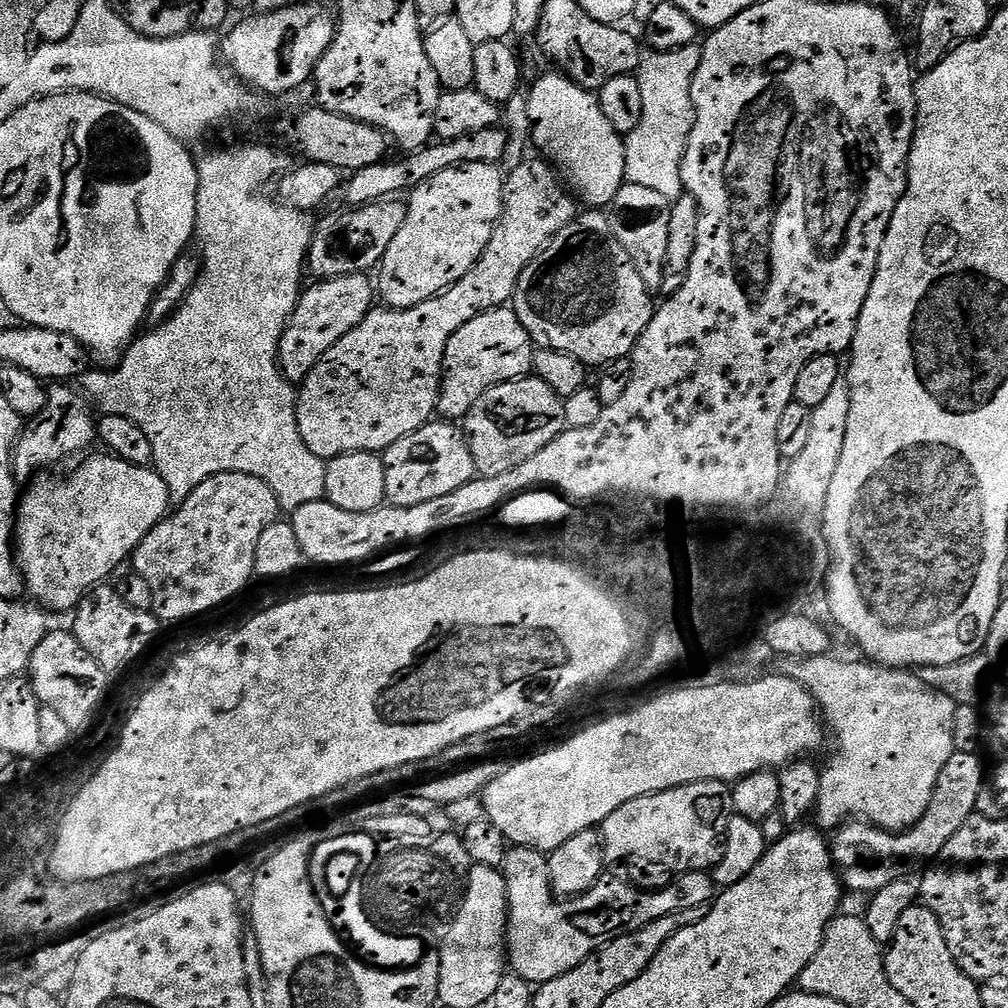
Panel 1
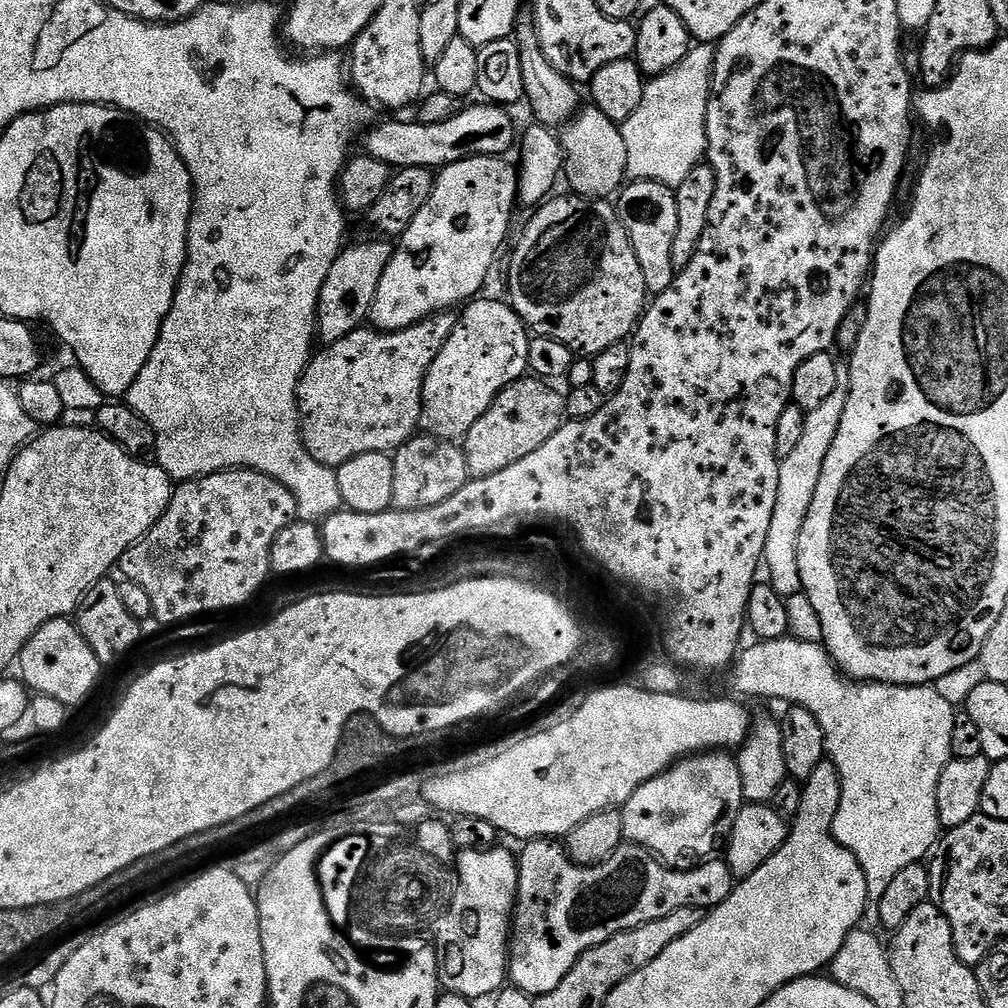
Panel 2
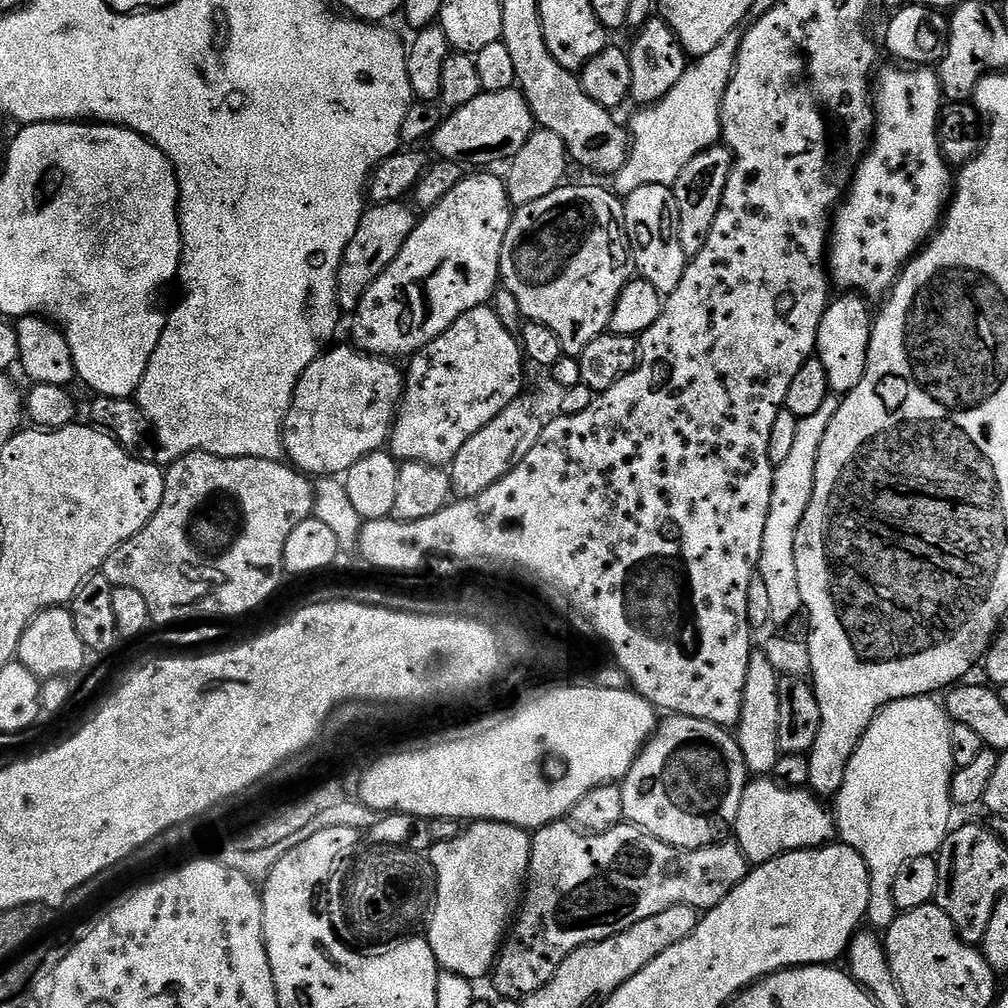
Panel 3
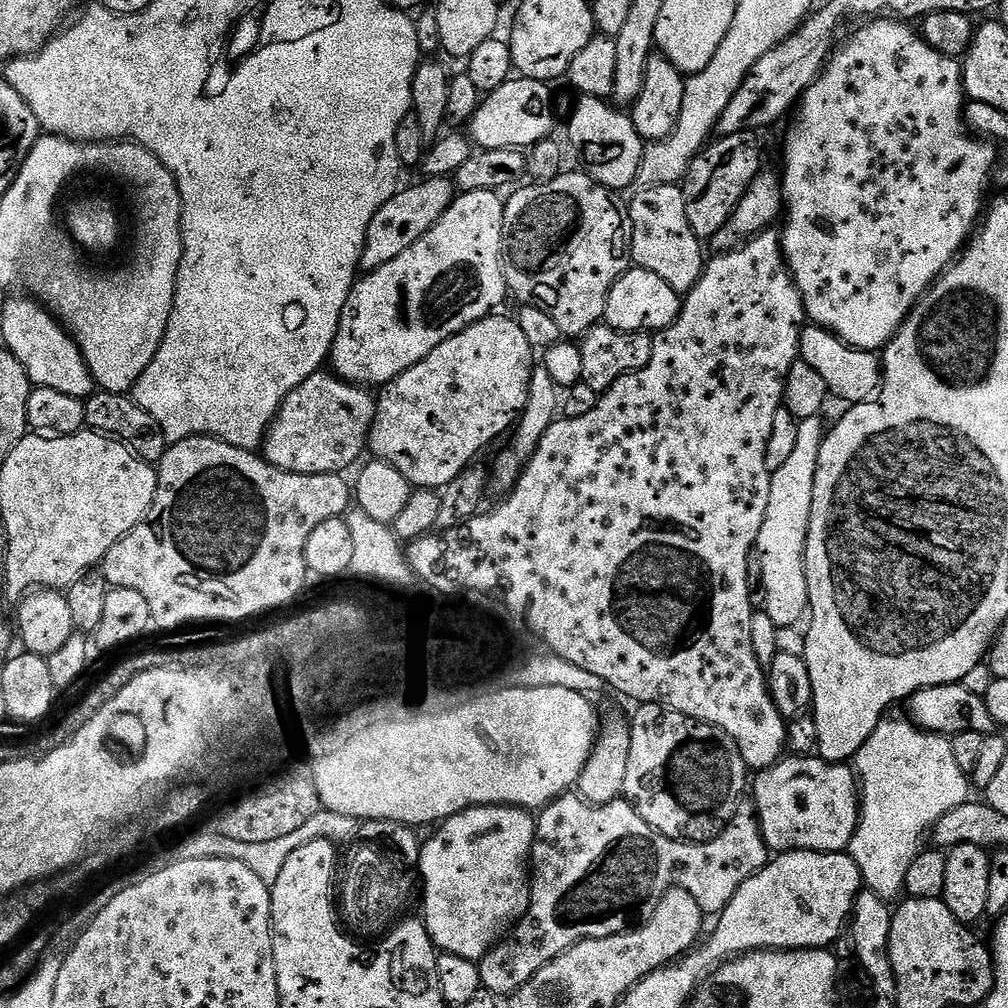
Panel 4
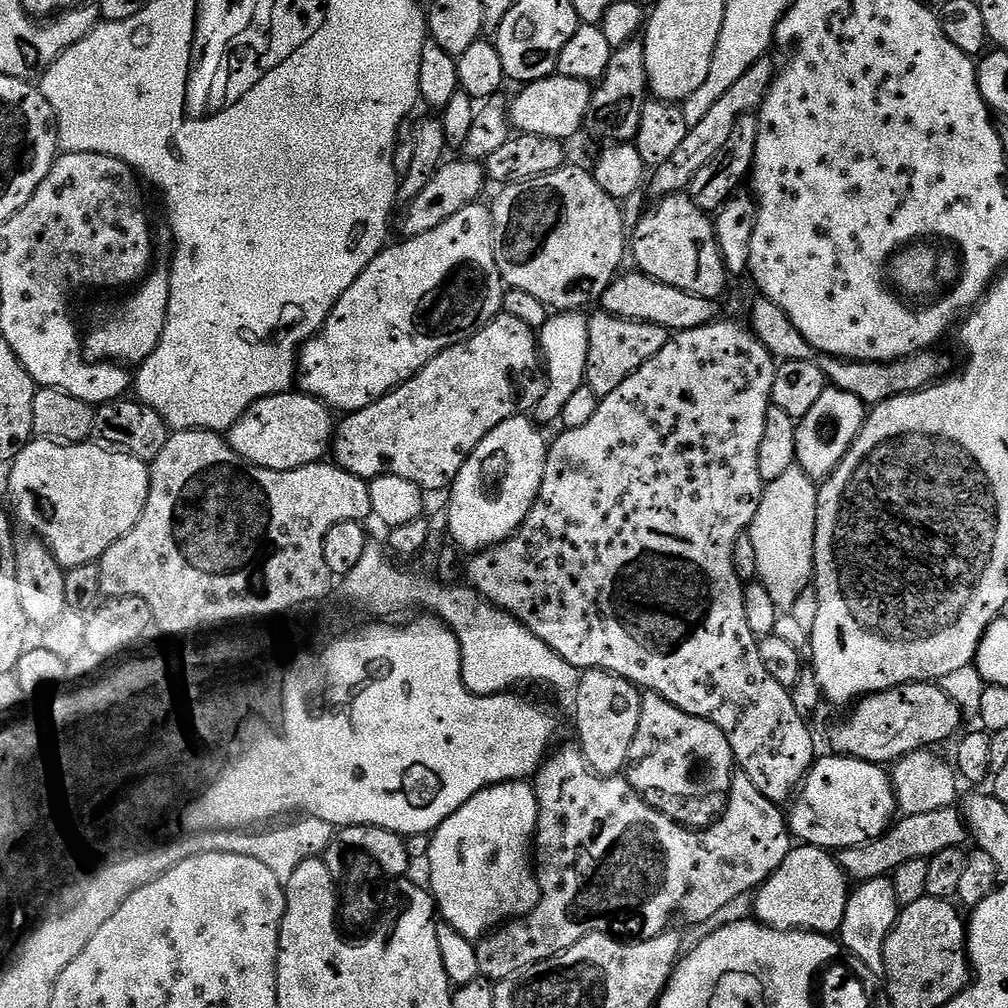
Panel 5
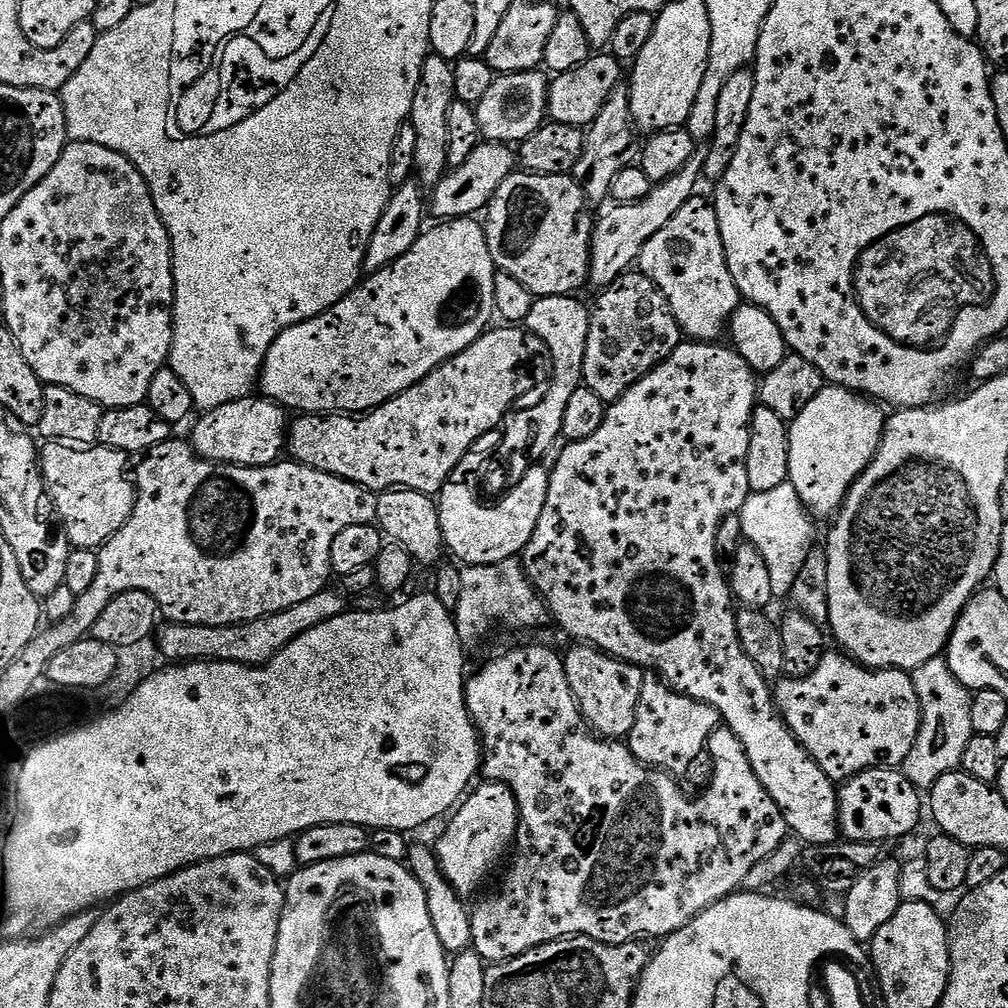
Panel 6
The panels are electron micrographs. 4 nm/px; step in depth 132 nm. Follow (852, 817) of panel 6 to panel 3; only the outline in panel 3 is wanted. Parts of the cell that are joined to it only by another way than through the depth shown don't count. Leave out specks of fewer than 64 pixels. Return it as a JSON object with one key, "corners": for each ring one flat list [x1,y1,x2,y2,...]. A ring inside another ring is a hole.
{"corners":[[752,778,744,788,734,825,734,843,740,847,749,865,759,866,787,852,803,848,823,848,837,839,836,818,823,799,808,788,783,788,772,778]]}

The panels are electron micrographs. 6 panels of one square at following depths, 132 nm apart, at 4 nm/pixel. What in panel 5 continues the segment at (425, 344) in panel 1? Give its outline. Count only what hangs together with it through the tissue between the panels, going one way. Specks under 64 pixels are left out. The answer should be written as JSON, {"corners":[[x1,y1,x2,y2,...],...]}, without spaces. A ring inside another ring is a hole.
{"corners":[[289,390,254,402,254,406,250,406,246,414,242,414,242,418,238,418,238,422,234,422,234,426,228,429,226,439,234,454,241,456,248,464,266,470,293,472,302,466,321,463,329,455,334,439,332,416,334,417,333,409,317,396,307,396,305,392]]}

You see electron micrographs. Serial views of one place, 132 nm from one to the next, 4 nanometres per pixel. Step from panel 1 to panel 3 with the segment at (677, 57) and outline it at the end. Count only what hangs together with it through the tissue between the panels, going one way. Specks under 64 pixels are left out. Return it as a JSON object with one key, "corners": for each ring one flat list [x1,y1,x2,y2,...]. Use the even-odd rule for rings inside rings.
{"corners":[[733,34,722,38,710,54,695,57,689,63,686,74,678,78,674,90,657,104,641,107,632,116,630,124,630,147,628,161,622,170,615,173,614,191,617,196,626,198,647,184,675,185,678,174,686,170,686,162,702,150,717,147,721,139,720,111,724,105,726,86,736,69,742,40]]}

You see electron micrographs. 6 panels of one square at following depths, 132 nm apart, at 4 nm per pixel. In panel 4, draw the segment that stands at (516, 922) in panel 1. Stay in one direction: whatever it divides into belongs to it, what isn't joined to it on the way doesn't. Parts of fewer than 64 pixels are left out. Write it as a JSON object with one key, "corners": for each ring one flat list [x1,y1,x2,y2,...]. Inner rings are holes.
{"corners":[[578,794,559,796,558,799,553,800,547,808,539,813,536,821,536,837,534,838,530,861,532,904,525,916,520,919,520,923,478,962,480,966,480,983,483,991,490,992,497,998,511,998,519,988,526,986,526,982,530,978,534,978,534,974,538,974,538,970,542,970,542,966,546,966,551,960,558,958,558,954,562,954,567,948,574,946,580,940,617,936,620,932,627,932,646,923,656,913,666,893,675,887,686,890,686,894,692,895,694,902,698,902,698,906,704,913,712,914,713,912,713,914,719,914,724,911,724,908,730,902,730,898,734,898,734,894,743,887,747,880,751,876,757,876,767,866,769,859,770,849,764,844,764,835,760,833,760,820,756,817,755,807,748,802,741,803,740,807,736,810,735,816,728,821,728,824,720,832,719,836,716,836,713,840,709,840,706,844,694,844,672,840,669,836,663,836,661,832,654,830,640,817,636,807,629,804,627,799,621,798,609,804,588,804]]}

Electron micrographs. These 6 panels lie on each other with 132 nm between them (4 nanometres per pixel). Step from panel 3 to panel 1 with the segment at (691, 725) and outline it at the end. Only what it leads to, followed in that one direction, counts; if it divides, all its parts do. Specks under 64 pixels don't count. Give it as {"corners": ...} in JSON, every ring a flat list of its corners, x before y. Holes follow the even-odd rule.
{"corners":[[699,780,665,792,655,792,653,796,639,796,626,802,626,806,618,806,618,810,614,810,614,814,610,814,599,829,600,837,604,839,605,861,628,860,631,856,637,856,640,860,653,860,656,864,676,868,677,873,703,872,715,865,718,859,717,845,723,841,733,815,732,790,722,780]]}

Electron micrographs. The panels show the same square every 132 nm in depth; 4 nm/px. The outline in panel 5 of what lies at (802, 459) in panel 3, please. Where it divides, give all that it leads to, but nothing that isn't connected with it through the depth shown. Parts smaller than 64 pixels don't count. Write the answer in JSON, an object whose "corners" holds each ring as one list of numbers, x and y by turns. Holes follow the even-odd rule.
{"corners":[[800,467,786,470,779,478,767,481,762,494,762,502,758,502,758,514,754,514,752,527,747,534,753,540,754,553,757,559,758,583,766,586,774,606,781,610,792,610,800,600,804,591,809,591,814,580,816,563,814,562,814,538,818,522,818,491,817,481,811,480]]}

